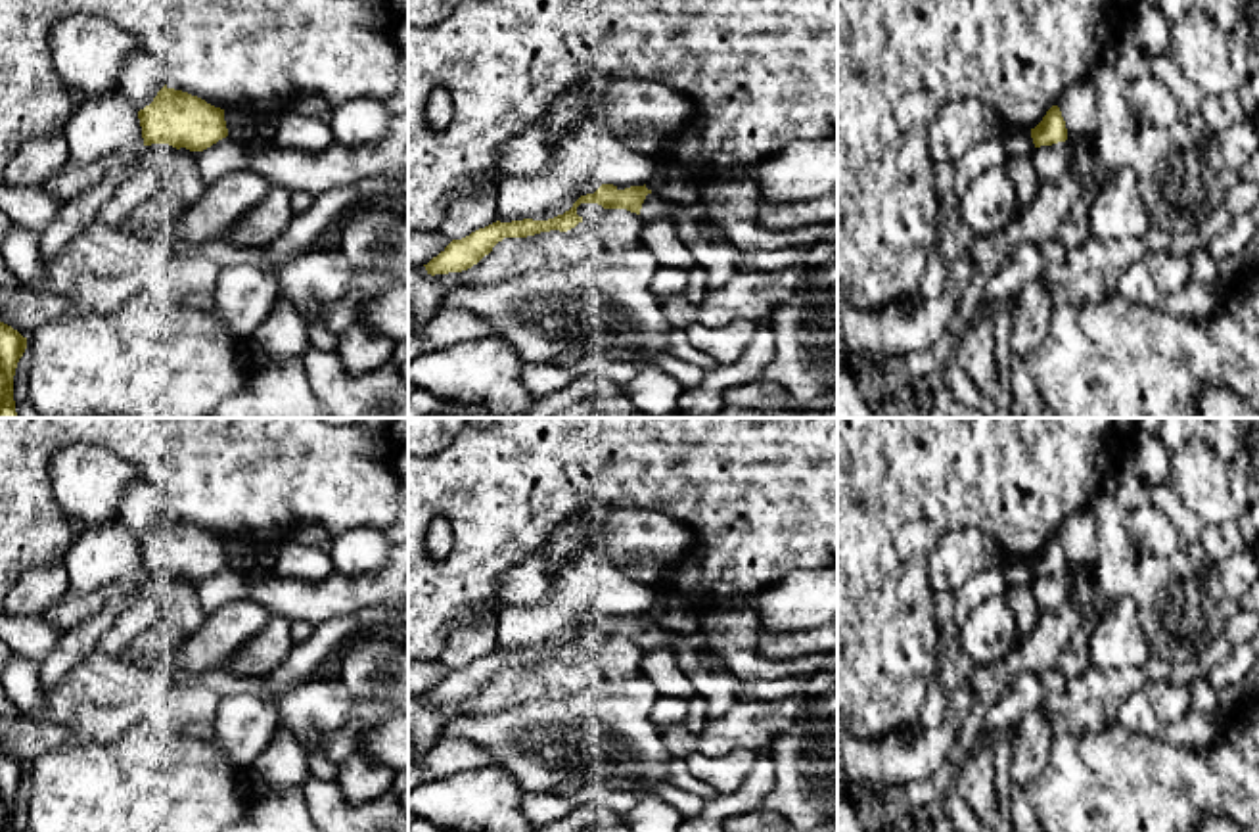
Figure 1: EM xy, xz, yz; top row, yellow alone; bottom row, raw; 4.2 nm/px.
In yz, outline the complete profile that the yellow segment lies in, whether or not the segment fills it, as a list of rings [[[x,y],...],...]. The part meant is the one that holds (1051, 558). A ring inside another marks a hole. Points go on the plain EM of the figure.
[[[1058,535],[1031,558],[1035,579],[1031,590],[1041,612],[1054,612],[1069,600],[1067,558]]]

